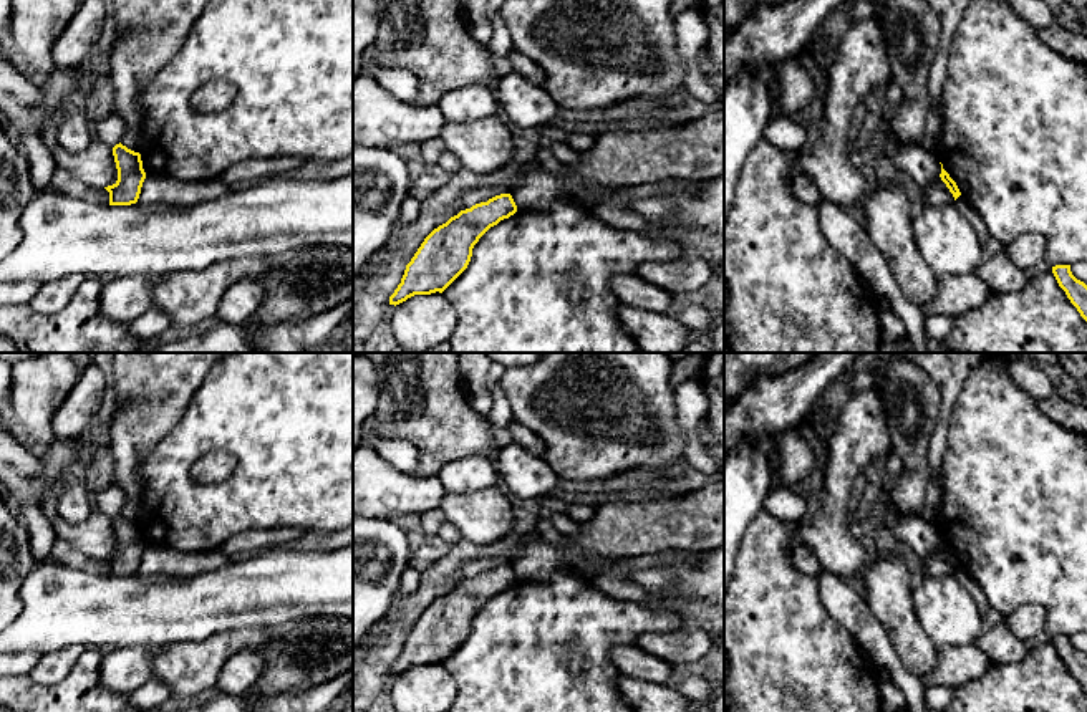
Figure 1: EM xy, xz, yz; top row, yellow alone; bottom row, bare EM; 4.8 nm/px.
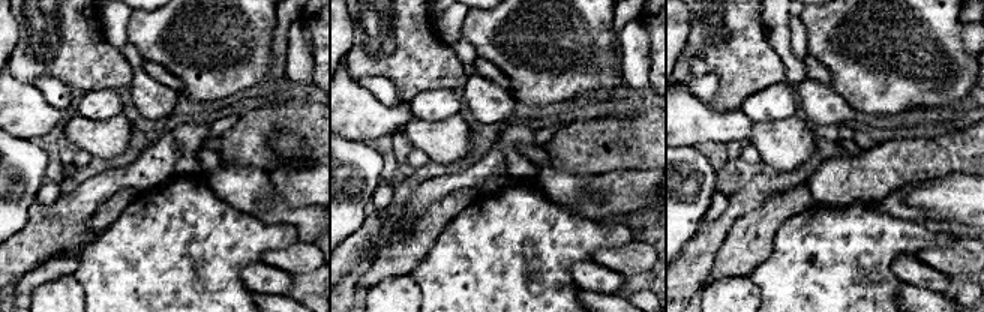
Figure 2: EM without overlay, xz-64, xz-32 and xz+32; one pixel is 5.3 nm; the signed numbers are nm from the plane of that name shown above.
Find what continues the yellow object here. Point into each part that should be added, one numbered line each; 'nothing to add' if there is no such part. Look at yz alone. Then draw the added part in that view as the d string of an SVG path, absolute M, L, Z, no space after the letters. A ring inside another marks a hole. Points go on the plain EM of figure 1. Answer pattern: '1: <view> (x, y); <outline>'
nothing to add

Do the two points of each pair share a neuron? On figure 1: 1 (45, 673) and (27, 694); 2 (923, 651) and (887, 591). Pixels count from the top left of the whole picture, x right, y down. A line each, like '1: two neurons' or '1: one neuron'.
1: two neurons
2: one neuron

